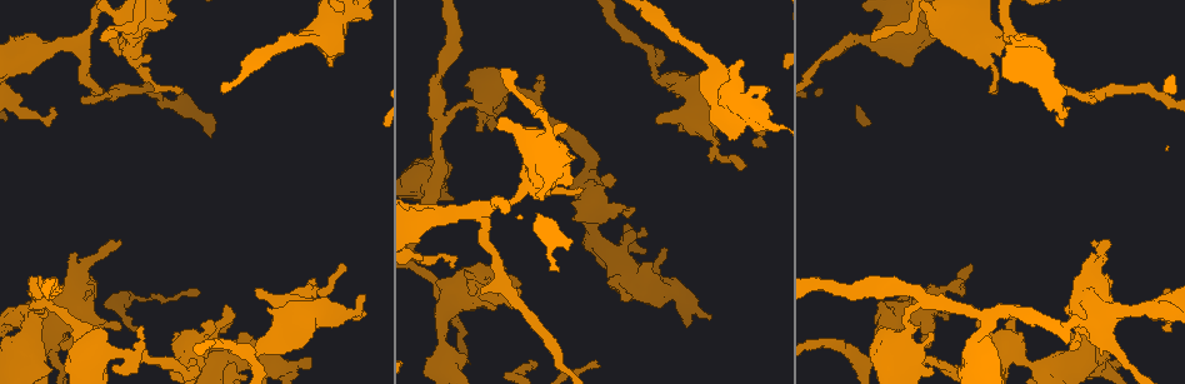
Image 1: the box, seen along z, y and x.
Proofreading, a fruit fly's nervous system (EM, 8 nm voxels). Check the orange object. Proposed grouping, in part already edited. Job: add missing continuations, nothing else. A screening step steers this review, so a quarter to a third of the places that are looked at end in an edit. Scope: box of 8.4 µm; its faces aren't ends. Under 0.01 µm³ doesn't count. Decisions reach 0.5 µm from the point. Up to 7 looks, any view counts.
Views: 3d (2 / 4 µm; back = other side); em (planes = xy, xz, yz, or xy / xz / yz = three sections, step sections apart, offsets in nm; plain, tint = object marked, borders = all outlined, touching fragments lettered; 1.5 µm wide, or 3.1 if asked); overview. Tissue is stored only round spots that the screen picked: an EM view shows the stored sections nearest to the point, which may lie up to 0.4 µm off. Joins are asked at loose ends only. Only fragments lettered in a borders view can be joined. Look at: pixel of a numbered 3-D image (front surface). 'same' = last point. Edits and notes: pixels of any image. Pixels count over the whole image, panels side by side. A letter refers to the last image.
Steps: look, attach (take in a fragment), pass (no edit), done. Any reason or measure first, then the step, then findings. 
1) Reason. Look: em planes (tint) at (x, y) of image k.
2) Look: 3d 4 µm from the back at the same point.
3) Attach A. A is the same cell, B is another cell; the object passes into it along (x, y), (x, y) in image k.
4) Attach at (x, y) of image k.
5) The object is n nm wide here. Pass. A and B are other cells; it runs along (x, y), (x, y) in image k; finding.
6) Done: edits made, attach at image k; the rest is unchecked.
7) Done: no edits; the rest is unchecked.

Branch stops here. Look: 3d 4 µm at (730, 138) of image 1.

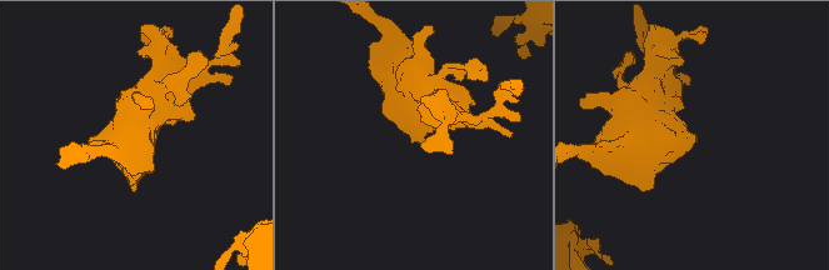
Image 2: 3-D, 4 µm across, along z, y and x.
Look: em planes (borders) at (415, 140) of image 2.

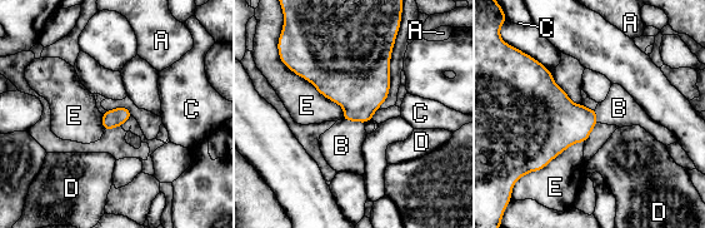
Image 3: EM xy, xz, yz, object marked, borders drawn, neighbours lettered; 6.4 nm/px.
Attach B. B is the same cell, A, C, D and E are other cells; the object passes into it along (360, 83), (353, 120), (341, 145) in image 3; it goes on there.

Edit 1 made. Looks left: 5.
Look: overview.

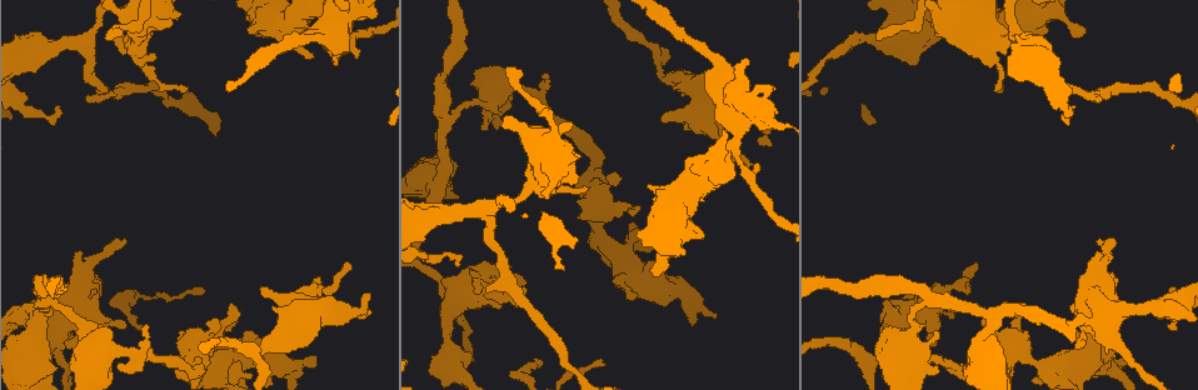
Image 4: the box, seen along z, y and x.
Branch stops here. Look: 3d 4 µm at (577, 180) of image 4.

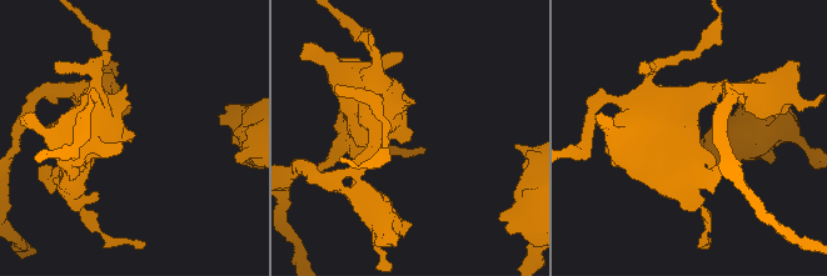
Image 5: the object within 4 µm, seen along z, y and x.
Look: em 3.1 µm planes (borders) at (409, 140) of image 5.

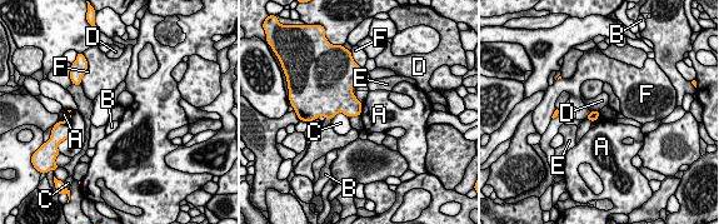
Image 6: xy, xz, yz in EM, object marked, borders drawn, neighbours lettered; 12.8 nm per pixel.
Pass. A, B, C, D, E and F are other cells; a border runs along (359, 114), (349, 118) in image 6; no lettered fragment goes on from it.

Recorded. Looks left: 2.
Tapers out. Look: 3d 4 µm at (55, 110) of image 4.

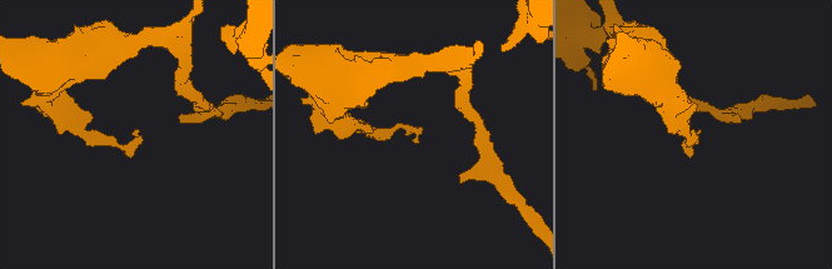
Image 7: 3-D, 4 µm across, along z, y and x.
Look: em planes (borders) at (131, 134) of image 7.

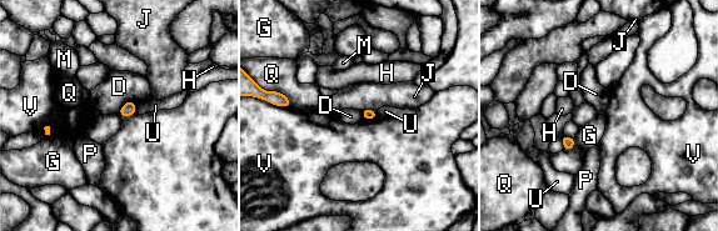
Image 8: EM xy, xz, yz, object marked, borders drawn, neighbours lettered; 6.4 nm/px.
The object is 80 nm wide here. Pass. D, G, H, J, M, P, Q, U and V are other cells; a border runs along (131, 99), (116, 113) in image 8; no lettered fragment goes on from it.

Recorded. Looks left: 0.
Done: edits made, attach at image 3; the rest is unchecked.

